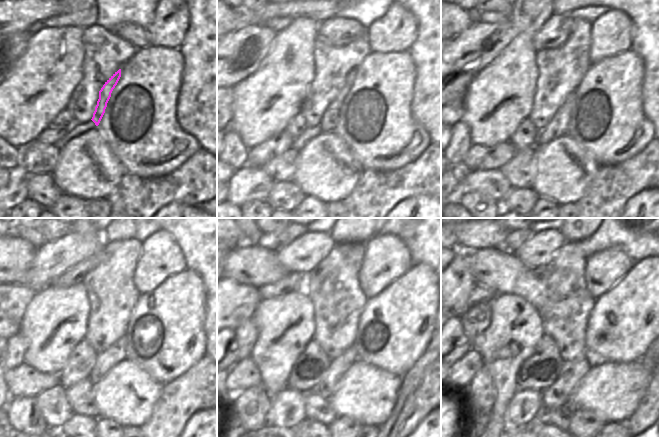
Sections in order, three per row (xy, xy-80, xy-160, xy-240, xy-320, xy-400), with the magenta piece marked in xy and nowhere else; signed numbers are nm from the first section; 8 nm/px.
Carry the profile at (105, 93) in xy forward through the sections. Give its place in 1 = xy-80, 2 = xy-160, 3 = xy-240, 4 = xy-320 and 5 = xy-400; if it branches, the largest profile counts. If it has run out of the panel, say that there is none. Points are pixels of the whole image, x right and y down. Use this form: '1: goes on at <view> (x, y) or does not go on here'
1: goes on at xy-80 (329, 119)
2: goes on at xy-160 (557, 127)
3: goes on at xy-240 (117, 352)
4: goes on at xy-320 (339, 365)
5: goes on at xy-400 (560, 393)

